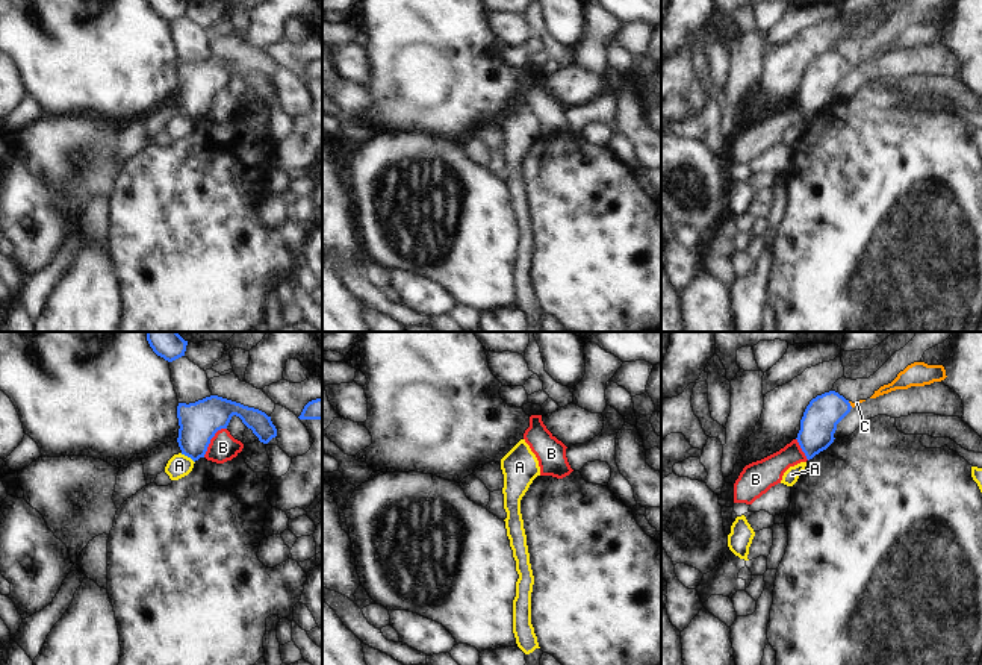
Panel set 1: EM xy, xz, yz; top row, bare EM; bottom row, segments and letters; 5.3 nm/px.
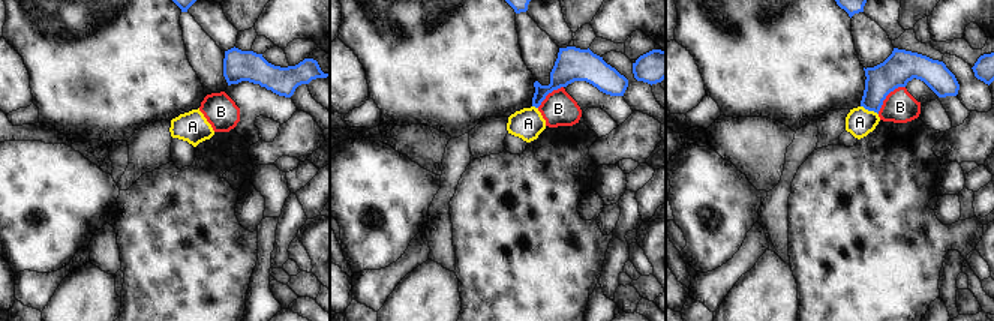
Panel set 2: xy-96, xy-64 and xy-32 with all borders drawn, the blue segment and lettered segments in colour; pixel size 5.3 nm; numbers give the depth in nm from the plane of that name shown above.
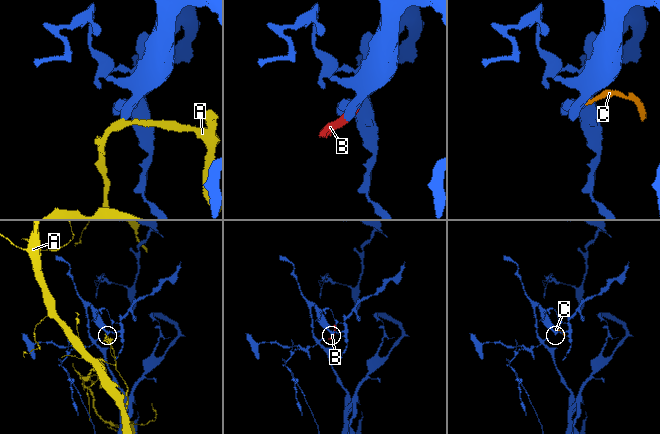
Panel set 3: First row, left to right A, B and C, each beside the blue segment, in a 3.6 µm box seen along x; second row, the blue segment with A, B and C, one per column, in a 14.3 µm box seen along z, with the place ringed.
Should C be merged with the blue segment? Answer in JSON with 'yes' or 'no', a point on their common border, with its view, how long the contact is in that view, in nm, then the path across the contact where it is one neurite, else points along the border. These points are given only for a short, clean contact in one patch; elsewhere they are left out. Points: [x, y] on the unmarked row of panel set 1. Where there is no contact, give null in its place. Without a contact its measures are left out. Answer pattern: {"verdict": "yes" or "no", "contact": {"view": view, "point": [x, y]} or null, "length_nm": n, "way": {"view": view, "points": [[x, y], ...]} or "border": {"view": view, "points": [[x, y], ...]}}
{"verdict": "yes", "contact": {"view": "yz", "point": [849, 65]}, "length_nm": 40, "way": {"view": "yz", "points": [[819, 84], [835, 67], [849, 65], [857, 64]]}}

